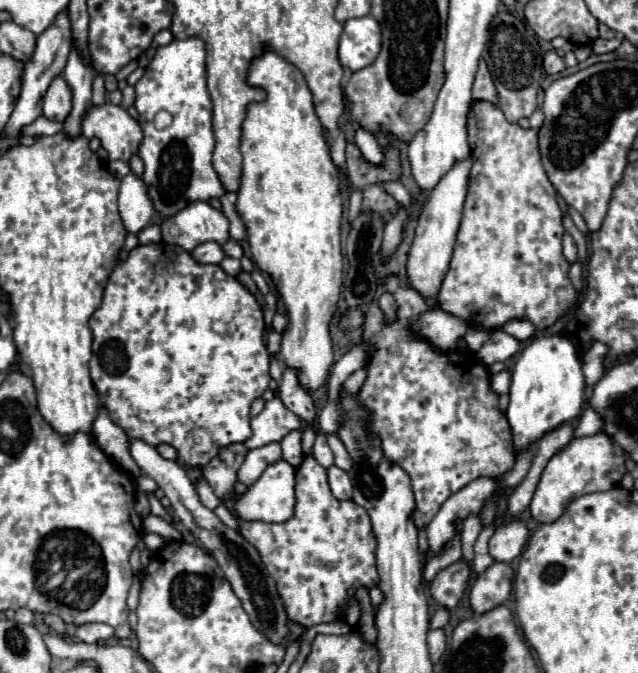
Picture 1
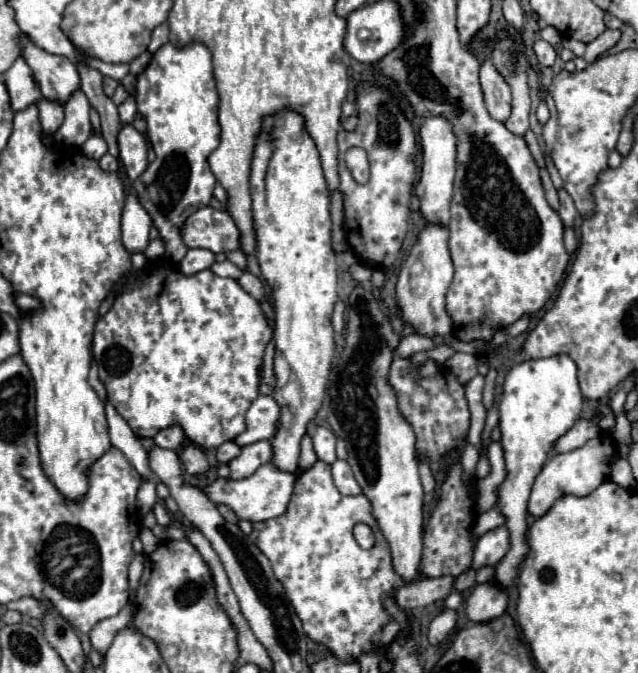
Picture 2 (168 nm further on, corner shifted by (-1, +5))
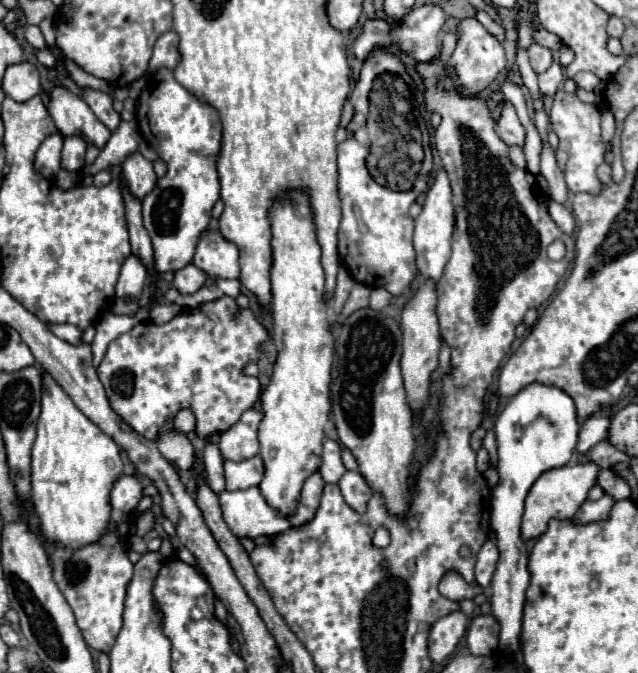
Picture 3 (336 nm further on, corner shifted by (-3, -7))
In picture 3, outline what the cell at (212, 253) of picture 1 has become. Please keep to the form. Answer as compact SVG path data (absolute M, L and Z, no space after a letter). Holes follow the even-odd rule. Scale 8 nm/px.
M189 264L189 266L175 272L173 288L177 288L181 294L193 294L207 282L207 278L209 278L207 272L203 272L201 268Z

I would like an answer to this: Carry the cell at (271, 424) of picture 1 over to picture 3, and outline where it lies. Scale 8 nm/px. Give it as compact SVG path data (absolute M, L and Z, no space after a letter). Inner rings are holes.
M251 408L243 412L241 420L233 428L219 434L219 450L225 460L239 462L259 454L257 426L261 420L263 420L263 412Z

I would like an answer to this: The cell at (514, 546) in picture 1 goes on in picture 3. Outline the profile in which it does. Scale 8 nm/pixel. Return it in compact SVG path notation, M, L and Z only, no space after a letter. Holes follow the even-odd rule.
M487 540L487 542L483 544L483 548L479 550L479 554L477 554L477 564L475 564L475 582L477 582L481 588L489 588L491 578L493 578L495 568L497 568L497 562L499 562L499 550L497 550L495 542Z

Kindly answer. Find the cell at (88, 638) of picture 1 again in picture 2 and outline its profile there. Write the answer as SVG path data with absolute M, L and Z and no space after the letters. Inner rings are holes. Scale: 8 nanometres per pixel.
M129 602L117 616L107 618L107 620L101 620L101 622L91 630L91 634L89 634L93 648L103 656L103 654L107 652L107 648L111 646L113 636L115 636L121 628L125 628L125 626L131 622L131 618L133 618L133 604Z

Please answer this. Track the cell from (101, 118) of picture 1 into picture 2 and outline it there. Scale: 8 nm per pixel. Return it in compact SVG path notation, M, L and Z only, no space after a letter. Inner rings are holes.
M123 126L119 132L119 150L121 150L121 160L125 164L127 176L137 180L145 170L147 170L147 146L145 138L131 126Z

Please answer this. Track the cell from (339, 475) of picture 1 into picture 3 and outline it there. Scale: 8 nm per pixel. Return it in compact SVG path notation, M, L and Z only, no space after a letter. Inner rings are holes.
M345 472L339 480L339 488L341 494L345 498L345 502L359 514L365 514L367 508L367 500L371 498L371 488L365 484L363 476L359 472Z

